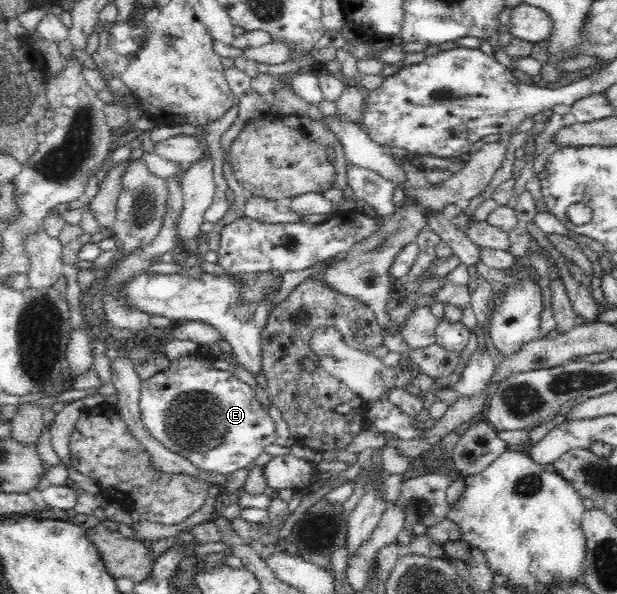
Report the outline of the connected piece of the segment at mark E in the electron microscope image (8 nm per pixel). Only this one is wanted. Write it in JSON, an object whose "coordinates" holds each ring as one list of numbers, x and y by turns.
{"coordinates":[[194,353,170,360,167,370,142,381,139,400,141,420,154,439,165,445,166,449,188,458,198,469,230,475,253,464,264,447,274,444,277,439,270,414,256,401,255,396,255,391,235,377,233,372,214,367,212,357]]}

